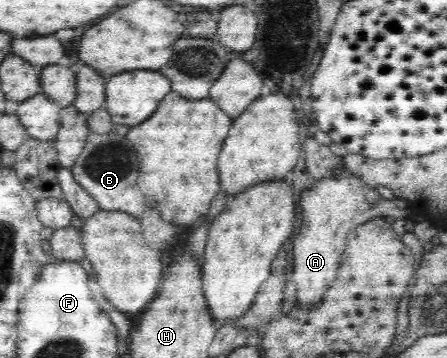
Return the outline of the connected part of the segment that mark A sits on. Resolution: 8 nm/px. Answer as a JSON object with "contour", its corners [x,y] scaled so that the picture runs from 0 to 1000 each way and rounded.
{"contour":[[[765,475],[705,506],[705,520],[671,539],[667,581],[676,581],[676,628],[655,659],[655,763],[667,858],[705,858],[740,802],[756,765],[761,726],[787,642],[843,606],[904,612],[908,581],[895,581],[895,556],[859,556],[846,534],[787,483]]]}

